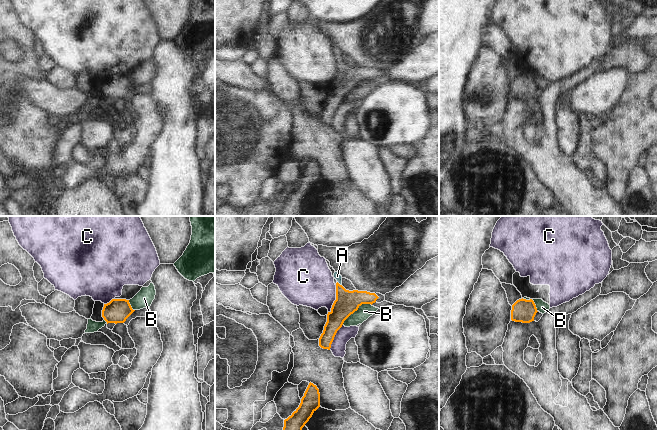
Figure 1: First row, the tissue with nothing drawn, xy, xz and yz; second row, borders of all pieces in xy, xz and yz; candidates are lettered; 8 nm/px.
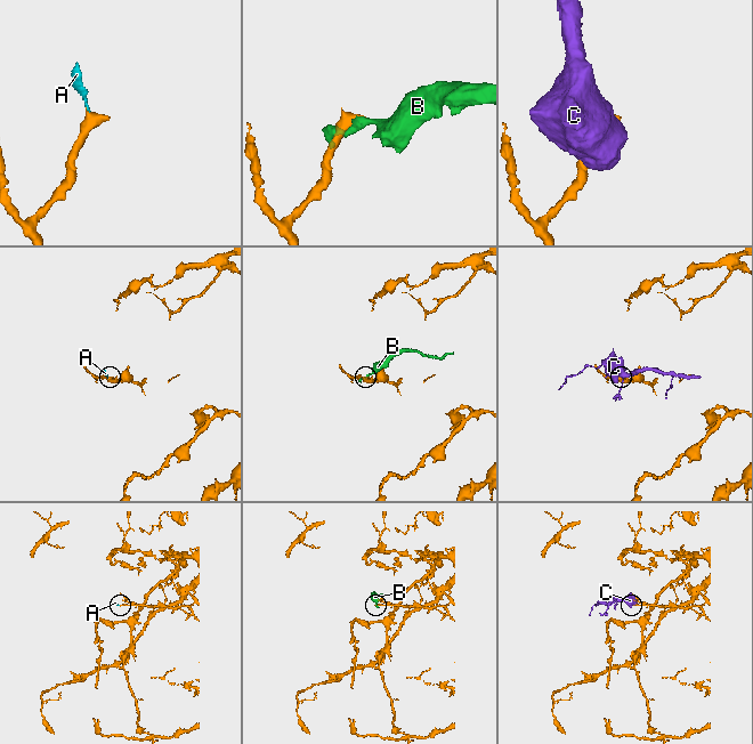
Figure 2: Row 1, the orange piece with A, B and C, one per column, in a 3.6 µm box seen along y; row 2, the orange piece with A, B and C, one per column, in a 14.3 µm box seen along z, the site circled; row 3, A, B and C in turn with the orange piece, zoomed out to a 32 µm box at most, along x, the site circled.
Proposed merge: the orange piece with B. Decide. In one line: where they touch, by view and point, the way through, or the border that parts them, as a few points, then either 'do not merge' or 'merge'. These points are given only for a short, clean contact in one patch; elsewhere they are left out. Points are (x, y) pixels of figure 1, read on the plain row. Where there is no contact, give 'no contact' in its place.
contact xz (356, 86); border xz (371, 80), (362, 80), (342, 100); do not merge

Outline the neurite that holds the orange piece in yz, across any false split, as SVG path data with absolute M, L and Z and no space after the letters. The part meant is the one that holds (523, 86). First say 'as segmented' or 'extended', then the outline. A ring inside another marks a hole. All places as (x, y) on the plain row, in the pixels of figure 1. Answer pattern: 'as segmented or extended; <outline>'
as segmented; M519 75L512 81L511 96L515 98L530 99L534 97L537 84L532 75Z

